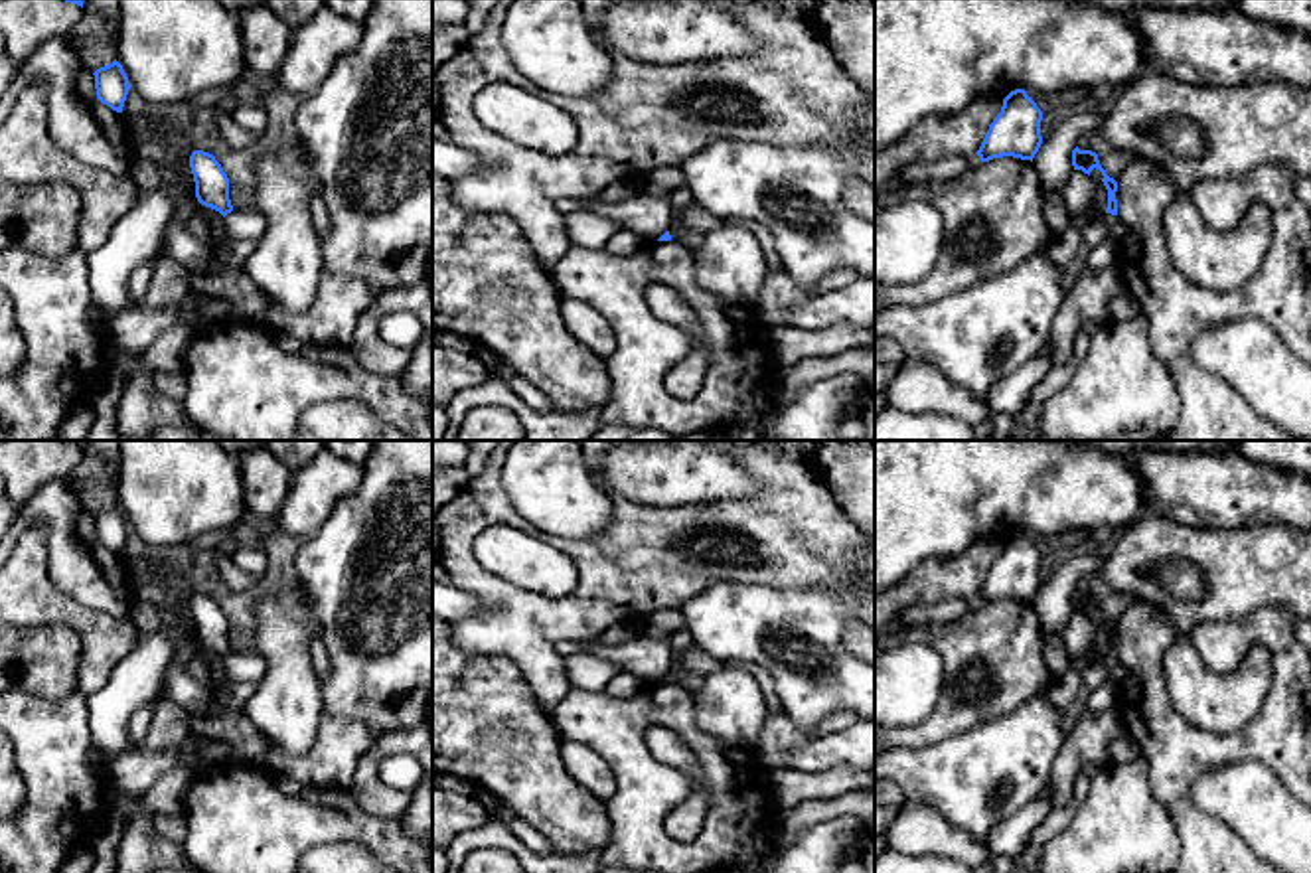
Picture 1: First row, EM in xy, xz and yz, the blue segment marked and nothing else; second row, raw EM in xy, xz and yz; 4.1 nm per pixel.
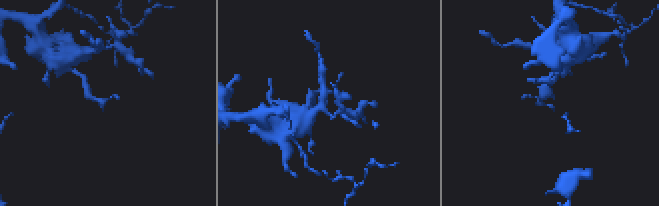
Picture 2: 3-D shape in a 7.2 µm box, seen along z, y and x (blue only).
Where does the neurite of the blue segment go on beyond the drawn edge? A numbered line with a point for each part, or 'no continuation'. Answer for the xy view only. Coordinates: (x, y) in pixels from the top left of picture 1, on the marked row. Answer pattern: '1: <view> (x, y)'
1: xy (241, 224)

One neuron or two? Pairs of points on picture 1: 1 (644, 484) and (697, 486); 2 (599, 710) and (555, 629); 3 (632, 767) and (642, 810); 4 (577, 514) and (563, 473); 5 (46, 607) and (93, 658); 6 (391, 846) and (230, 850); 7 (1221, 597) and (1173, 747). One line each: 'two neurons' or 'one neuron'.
1: one neuron
2: two neurons
3: one neuron
4: one neuron
5: one neuron
6: one neuron
7: two neurons

